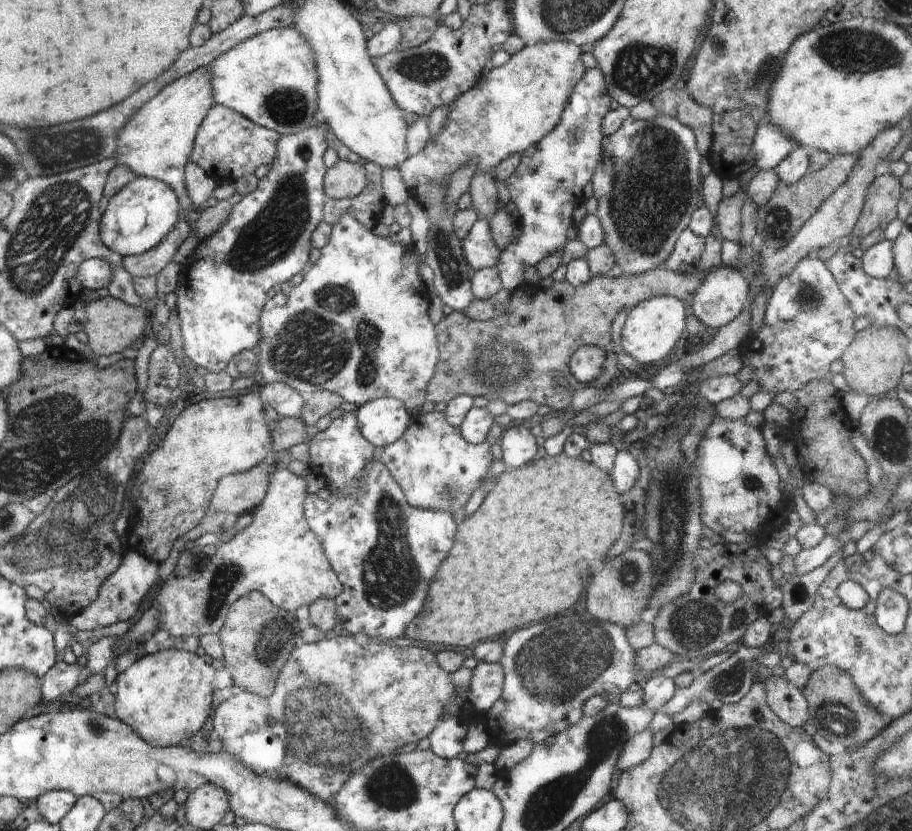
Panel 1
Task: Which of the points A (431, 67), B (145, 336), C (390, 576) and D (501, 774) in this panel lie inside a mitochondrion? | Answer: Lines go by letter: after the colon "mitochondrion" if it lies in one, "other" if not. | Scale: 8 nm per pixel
A: mitochondrion
B: other
C: mitochondrion
D: other

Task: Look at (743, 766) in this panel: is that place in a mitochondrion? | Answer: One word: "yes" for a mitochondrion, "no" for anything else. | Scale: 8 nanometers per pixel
yes

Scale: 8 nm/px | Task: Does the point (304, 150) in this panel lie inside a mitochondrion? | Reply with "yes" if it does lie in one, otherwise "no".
yes

